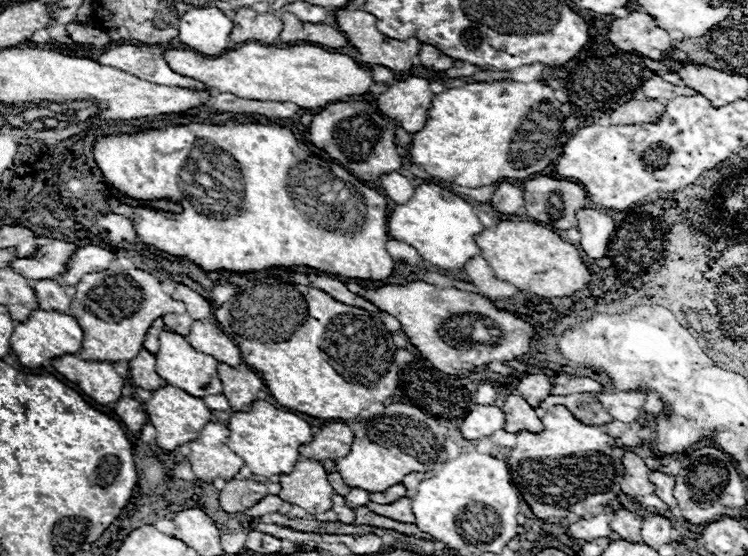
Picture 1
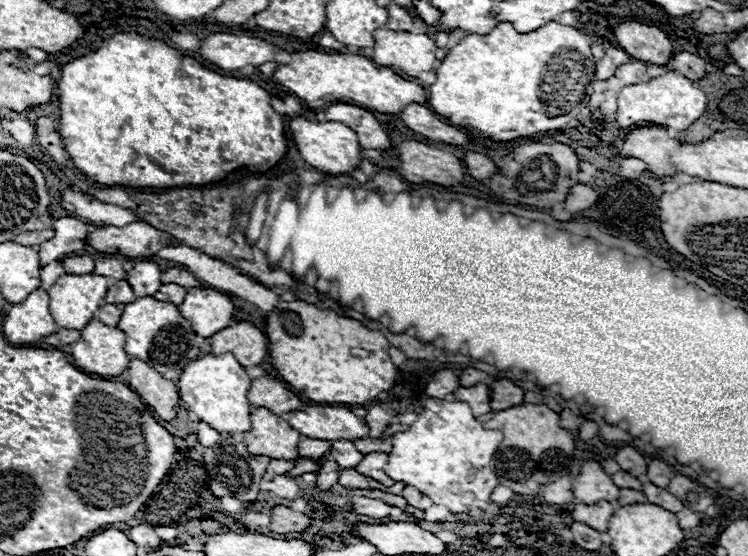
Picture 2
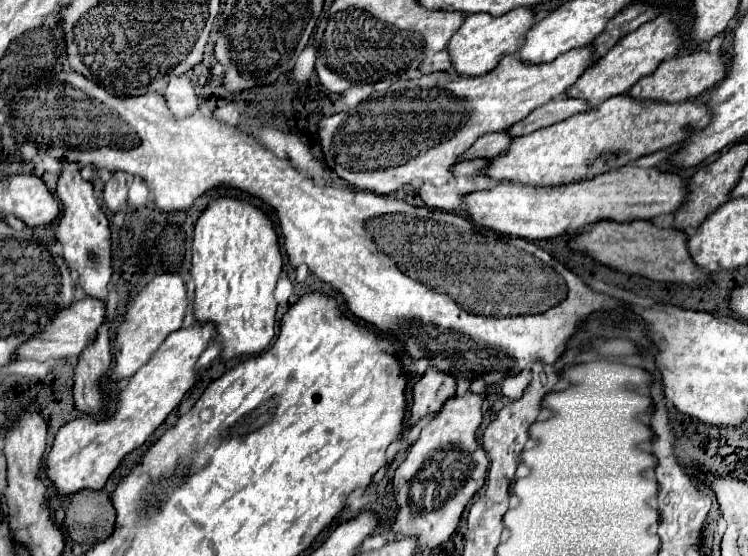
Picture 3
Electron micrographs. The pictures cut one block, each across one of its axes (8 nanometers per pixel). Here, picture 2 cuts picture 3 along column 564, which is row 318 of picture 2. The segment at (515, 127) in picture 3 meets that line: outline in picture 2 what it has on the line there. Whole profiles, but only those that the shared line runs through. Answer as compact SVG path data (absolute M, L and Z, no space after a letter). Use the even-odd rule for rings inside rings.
M104 304L94 313L94 318L106 326L116 326L124 312L124 304Z

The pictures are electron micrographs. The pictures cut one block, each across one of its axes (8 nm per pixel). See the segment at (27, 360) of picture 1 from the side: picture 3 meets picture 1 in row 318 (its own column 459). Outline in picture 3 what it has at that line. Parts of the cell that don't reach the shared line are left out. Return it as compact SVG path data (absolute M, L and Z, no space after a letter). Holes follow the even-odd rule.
M512 8L502 16L492 16L484 12L468 14L462 26L458 28L458 32L452 36L452 40L446 46L450 54L452 70L460 76L482 76L490 72L504 56L514 54L520 48L524 34L532 28L534 22L536 22L534 14L528 8Z

